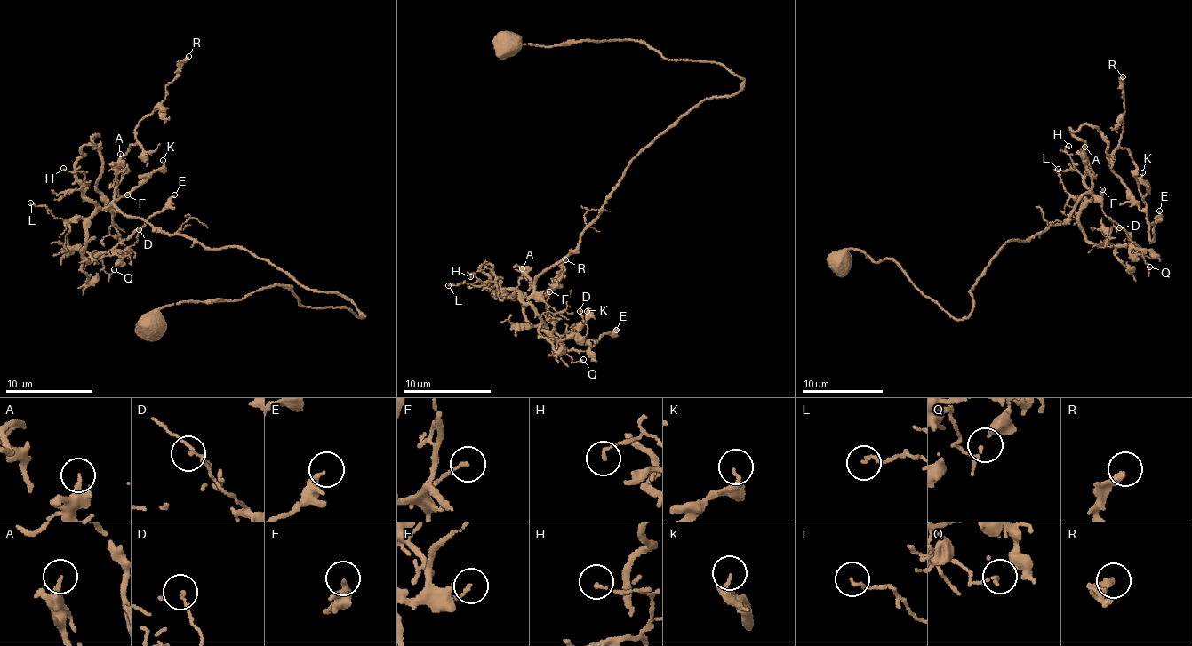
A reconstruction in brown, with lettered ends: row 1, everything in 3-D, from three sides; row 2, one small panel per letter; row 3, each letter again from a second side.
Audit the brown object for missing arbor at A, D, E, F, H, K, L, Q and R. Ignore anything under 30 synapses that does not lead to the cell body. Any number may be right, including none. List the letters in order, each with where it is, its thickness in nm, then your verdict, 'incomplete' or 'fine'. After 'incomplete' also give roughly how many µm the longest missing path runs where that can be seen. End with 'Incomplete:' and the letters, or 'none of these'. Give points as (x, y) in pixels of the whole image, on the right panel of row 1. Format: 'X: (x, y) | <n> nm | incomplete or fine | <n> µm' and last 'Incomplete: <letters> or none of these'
A: (1084, 147) | 320 nm | fine
D: (1119, 227) | 120 nm | fine
E: (1159, 211) | 240 nm | fine
F: (1102, 189) | 120 nm | fine
H: (1068, 146) | 120 nm | fine
K: (1142, 172) | 240 nm | fine
L: (1058, 169) | 120 nm | fine
Q: (1149, 267) | 90 nm | fine
R: (1123, 76) | 280 nm | fine
Incomplete: none of these

